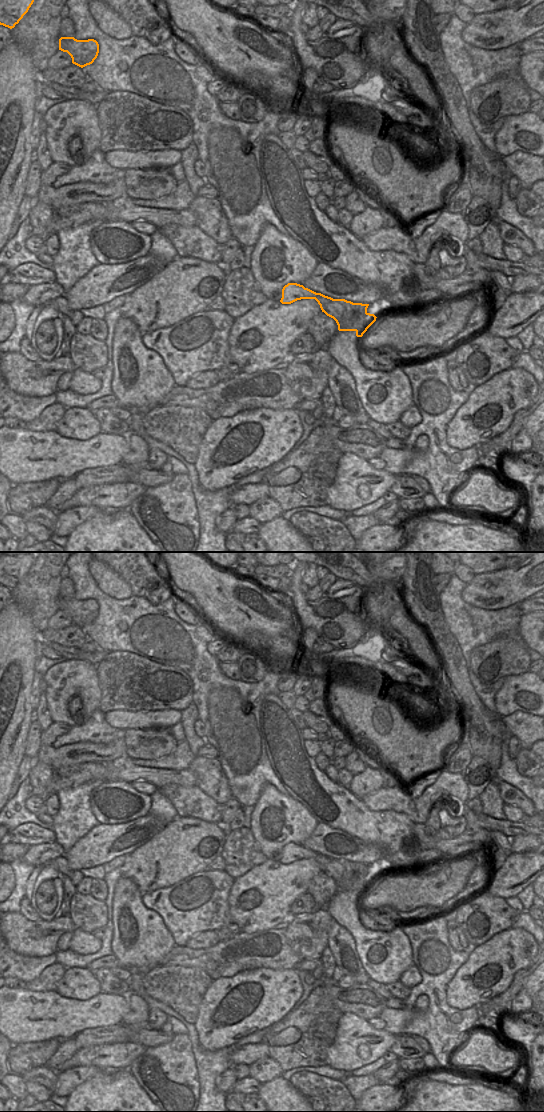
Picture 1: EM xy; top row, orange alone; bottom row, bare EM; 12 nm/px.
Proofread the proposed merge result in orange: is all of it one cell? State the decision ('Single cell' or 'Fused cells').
Single cell

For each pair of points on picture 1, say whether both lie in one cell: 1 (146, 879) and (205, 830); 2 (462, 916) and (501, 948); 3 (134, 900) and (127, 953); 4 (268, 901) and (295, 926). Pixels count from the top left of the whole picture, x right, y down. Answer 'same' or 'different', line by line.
1: same
2: different
3: same
4: different

